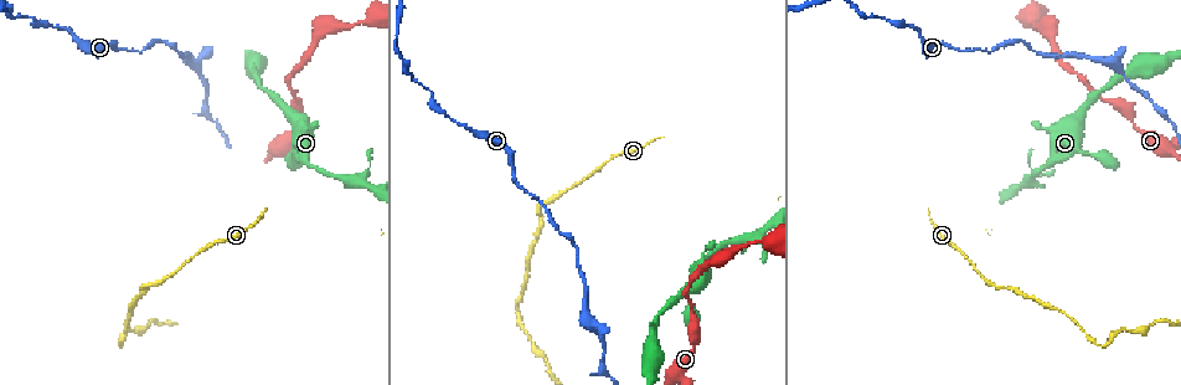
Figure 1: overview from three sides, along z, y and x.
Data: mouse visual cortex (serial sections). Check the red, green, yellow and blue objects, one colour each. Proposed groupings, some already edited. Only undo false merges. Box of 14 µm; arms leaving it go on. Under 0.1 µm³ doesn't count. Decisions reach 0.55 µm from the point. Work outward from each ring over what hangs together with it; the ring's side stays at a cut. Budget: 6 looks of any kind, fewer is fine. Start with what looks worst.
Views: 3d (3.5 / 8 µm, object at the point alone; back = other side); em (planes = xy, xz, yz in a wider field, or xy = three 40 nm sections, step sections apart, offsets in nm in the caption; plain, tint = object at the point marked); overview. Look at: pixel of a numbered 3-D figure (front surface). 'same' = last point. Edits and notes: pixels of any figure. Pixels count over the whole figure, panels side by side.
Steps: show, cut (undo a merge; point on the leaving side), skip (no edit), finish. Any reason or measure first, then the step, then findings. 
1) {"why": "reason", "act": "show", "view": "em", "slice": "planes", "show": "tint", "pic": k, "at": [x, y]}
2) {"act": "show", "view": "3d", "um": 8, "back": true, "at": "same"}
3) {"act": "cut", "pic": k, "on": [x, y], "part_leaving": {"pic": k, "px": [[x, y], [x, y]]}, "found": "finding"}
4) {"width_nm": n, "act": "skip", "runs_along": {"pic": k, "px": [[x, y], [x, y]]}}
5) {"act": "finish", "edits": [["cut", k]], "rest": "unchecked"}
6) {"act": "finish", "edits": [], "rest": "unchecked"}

{"why": "sudden change in width", "act": "show", "view": "3d", "um": 8, "pic": 1, "at": [204, 79]}

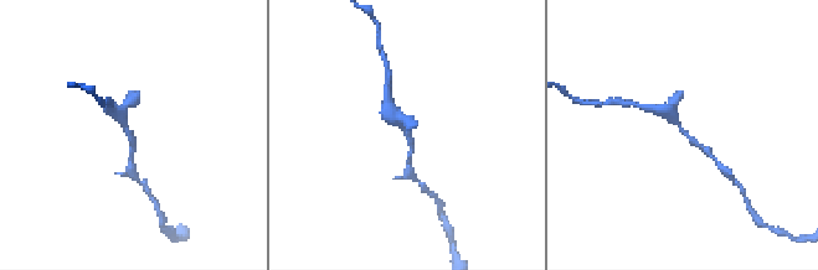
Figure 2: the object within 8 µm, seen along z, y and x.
{"arm_widths_nm": [150, 400], "why": "now the EM", "act": "show", "view": "em", "slice": "xy", "step": 5, "show": "tint", "pic": 2, "at": [127, 128]}

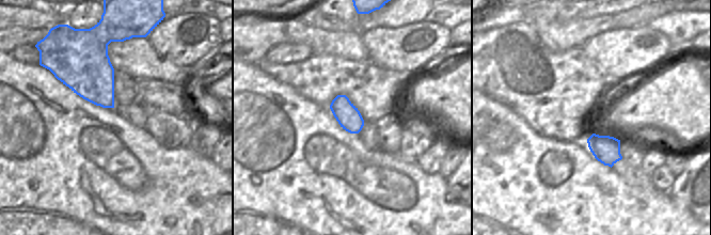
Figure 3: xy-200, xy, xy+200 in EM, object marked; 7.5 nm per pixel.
{"act": "skip", "runs_along": {"pic": 2, "px": [[659, 109], [708, 152]]}, "found": "all the same cell"}

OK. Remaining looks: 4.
{"why": "abrupt turn", "act": "show", "view": "3d", "um": 3.5, "pic": 1, "at": [540, 216]}

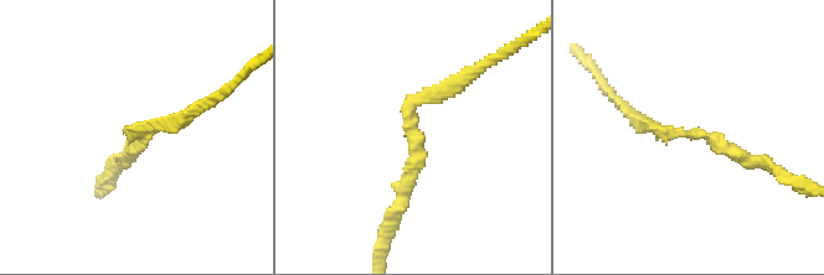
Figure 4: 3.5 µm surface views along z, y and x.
{"act": "skip", "runs_along": {"pic": 4, "px": [[458, 83], [408, 108], [416, 165], [401, 203]]}, "found": "continuous, no second cell"}

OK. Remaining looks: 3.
{"act": "show", "view": "3d", "um": 8, "back": true, "pic": 1, "at": [516, 311]}

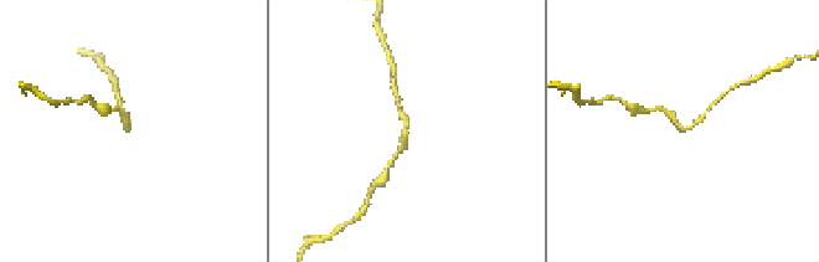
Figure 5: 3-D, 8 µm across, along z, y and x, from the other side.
{"why": "closer look", "act": "show", "view": "3d", "um": 3.5, "pic": 5, "at": [125, 130]}

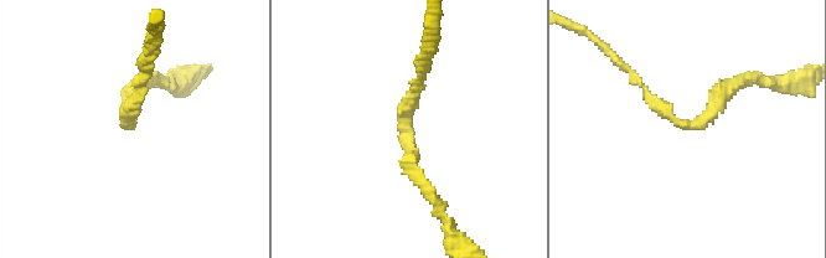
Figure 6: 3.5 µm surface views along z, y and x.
{"arm_widths_nm": [150, 200], "act": "skip", "runs_along": {"pic": 6, "px": [[421, 72], [406, 129], [424, 186]]}, "found": "continuous, no second cell"}

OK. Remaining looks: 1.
{"act": "finish", "edits": [], "rest": "unchecked"}

